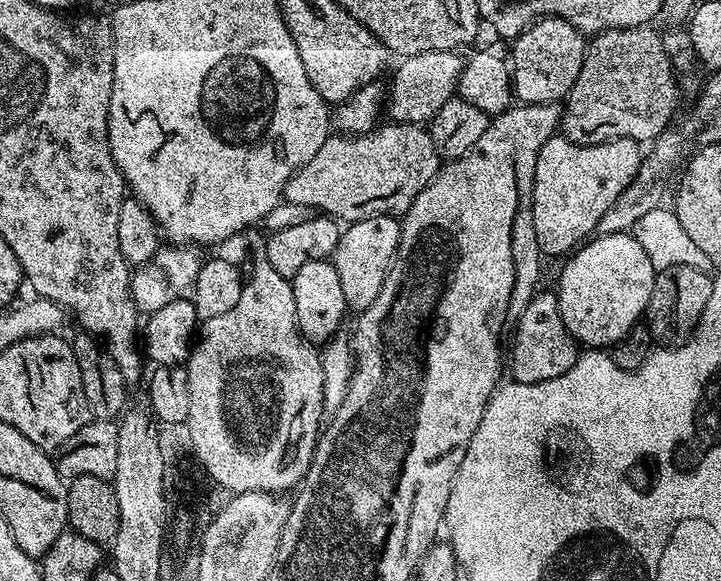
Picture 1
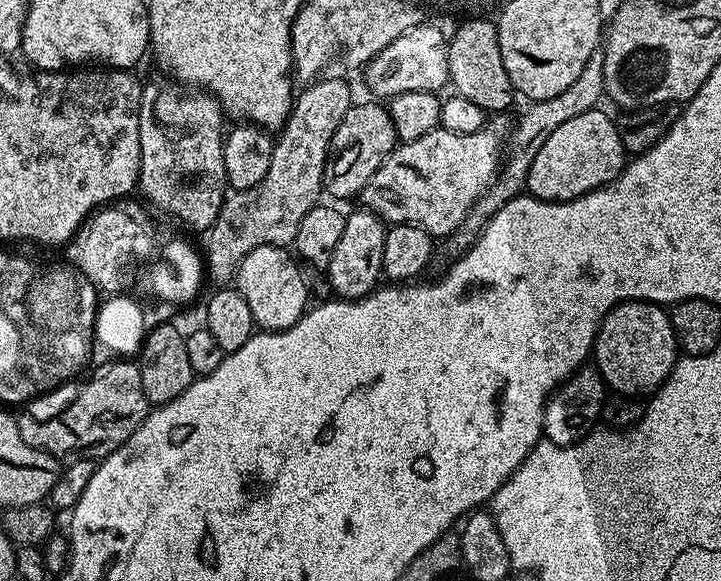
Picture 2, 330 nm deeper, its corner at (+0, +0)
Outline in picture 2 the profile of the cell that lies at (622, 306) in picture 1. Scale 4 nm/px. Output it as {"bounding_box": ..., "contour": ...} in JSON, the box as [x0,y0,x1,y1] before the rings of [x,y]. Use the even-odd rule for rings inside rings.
{"bounding_box":[594,300,678,398],"contour":[[[648,300],[616,304],[606,313],[596,332],[594,367],[605,385],[621,397],[640,398],[643,392],[655,393],[672,372],[677,359],[678,345],[671,315],[661,305]]]}

